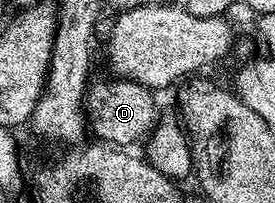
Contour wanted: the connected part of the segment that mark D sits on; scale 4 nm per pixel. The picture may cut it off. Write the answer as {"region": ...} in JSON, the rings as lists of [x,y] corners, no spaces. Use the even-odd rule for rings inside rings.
{"region":[[[114,80],[115,82],[99,82],[90,87],[87,92],[87,96],[85,99],[85,118],[86,121],[89,123],[89,130],[96,134],[98,141],[103,144],[110,144],[112,147],[115,148],[135,148],[131,146],[135,146],[140,142],[140,144],[146,143],[148,141],[149,135],[152,130],[155,129],[156,126],[159,125],[161,121],[161,115],[159,115],[159,106],[155,103],[156,95],[149,89],[148,86],[142,86],[141,84],[137,84],[136,82],[128,82],[126,80]]]}

